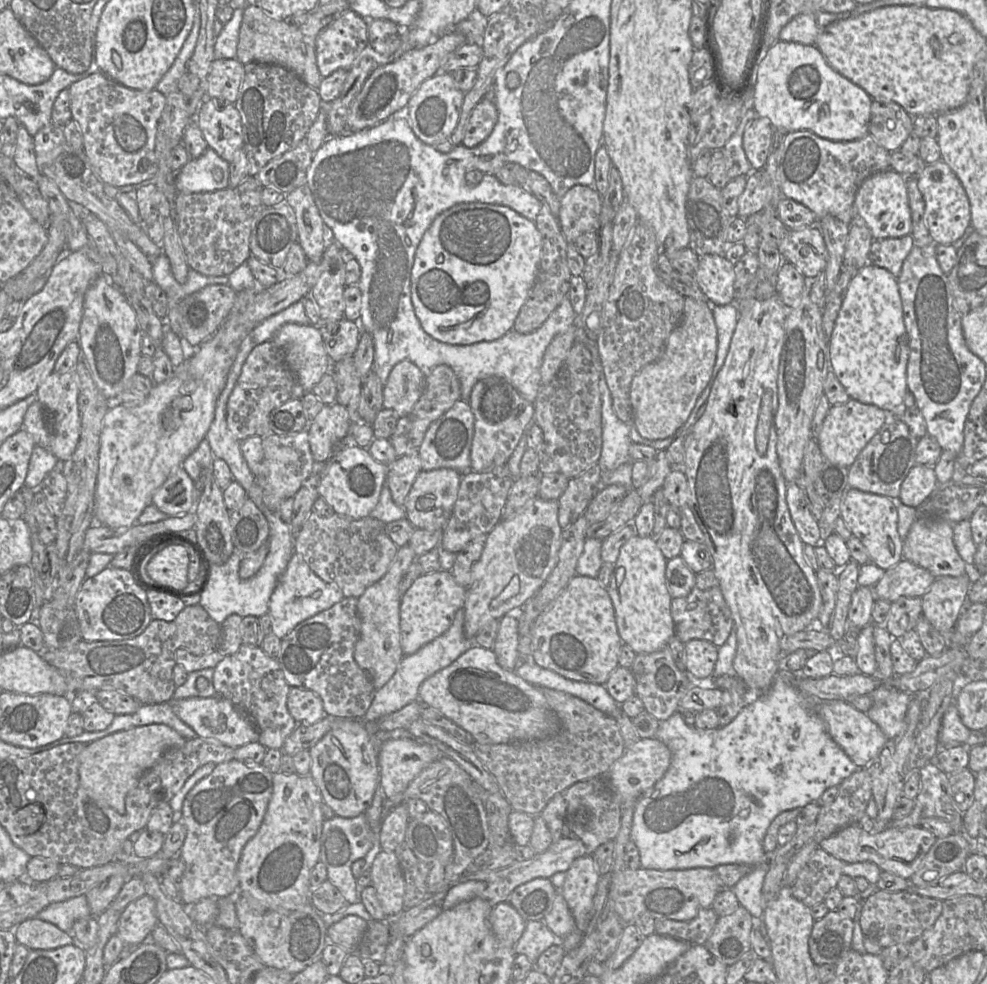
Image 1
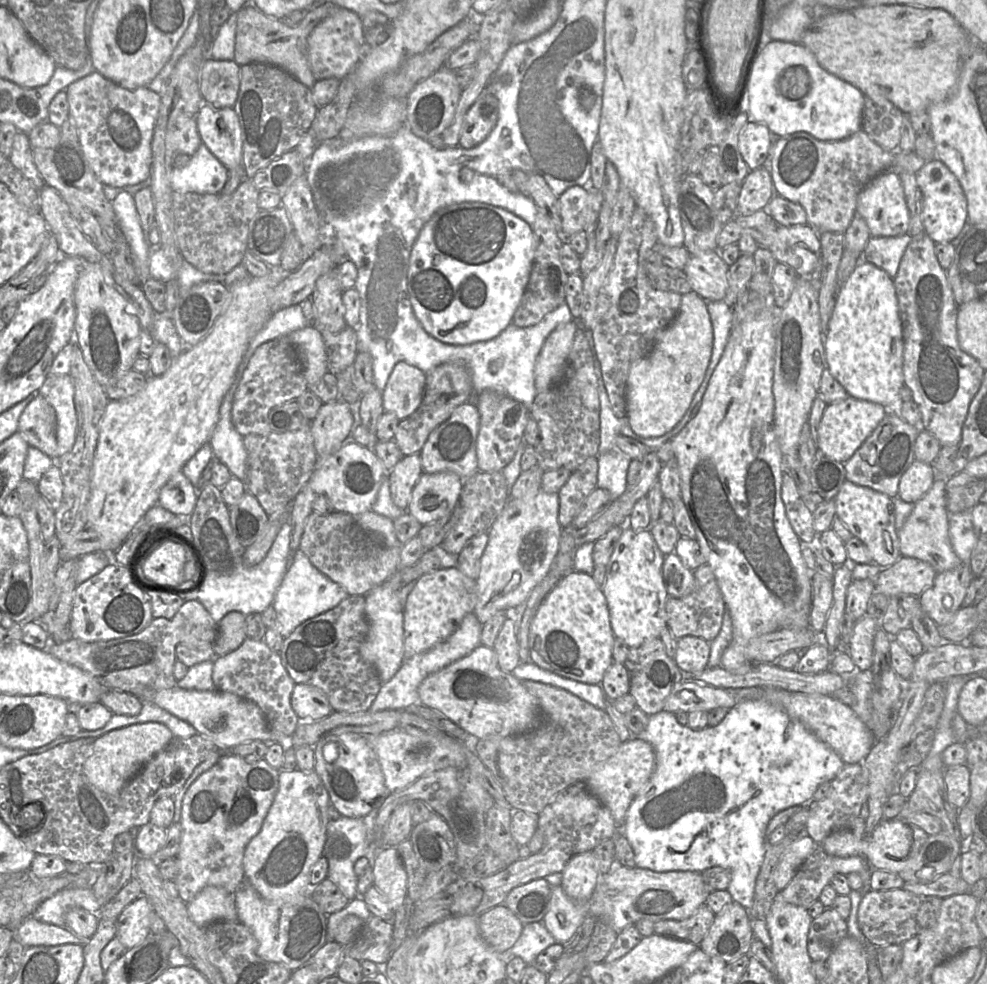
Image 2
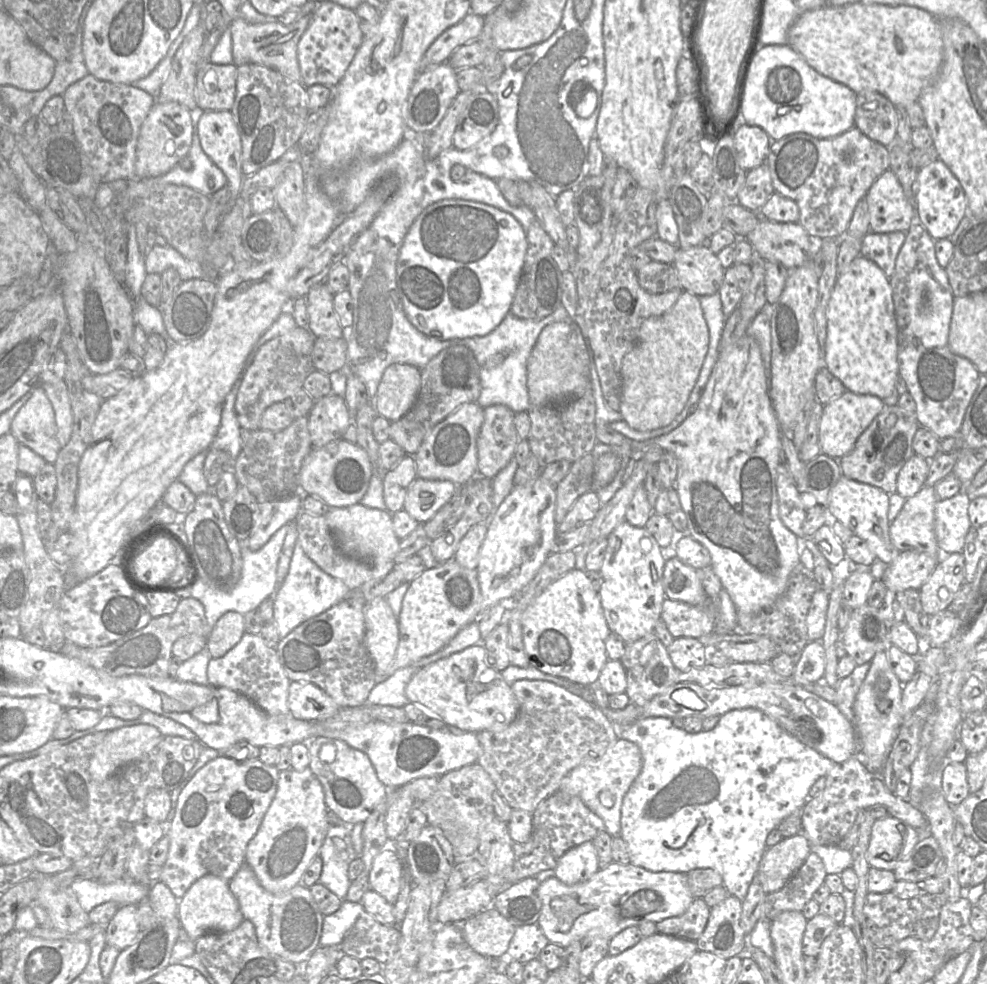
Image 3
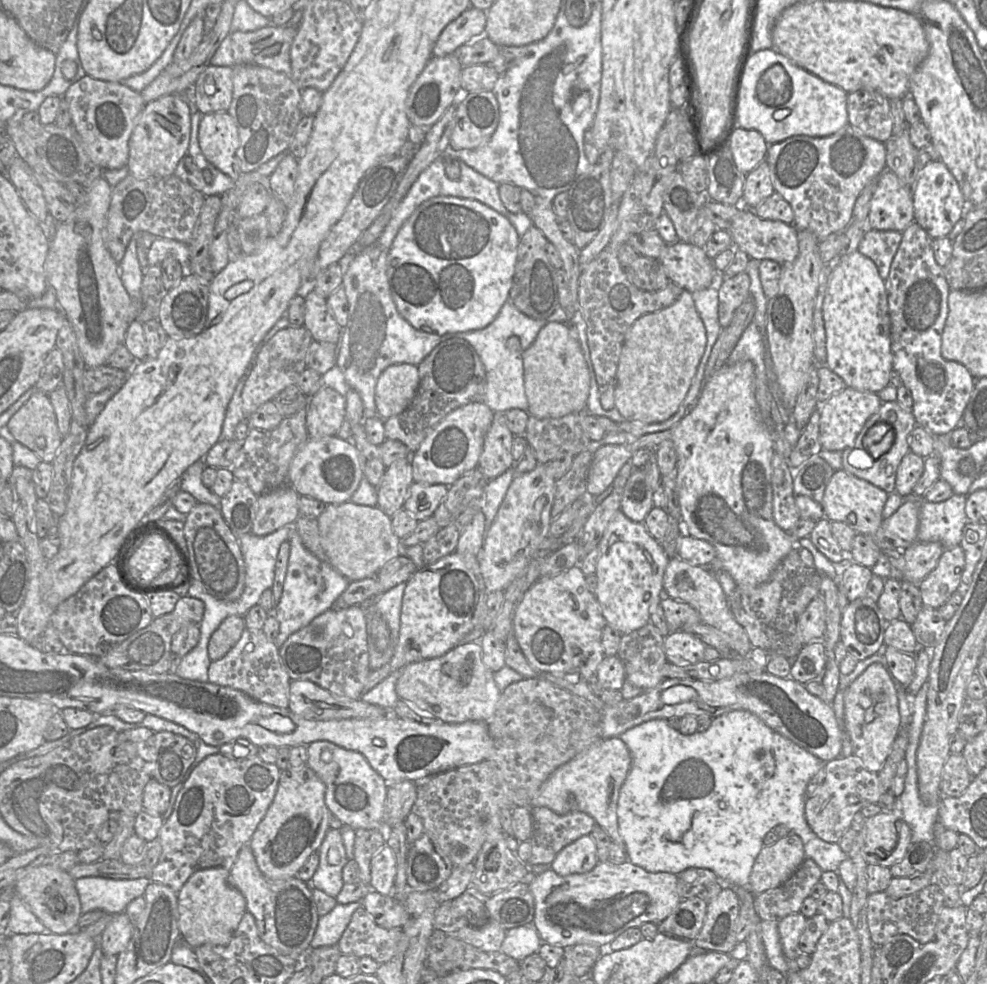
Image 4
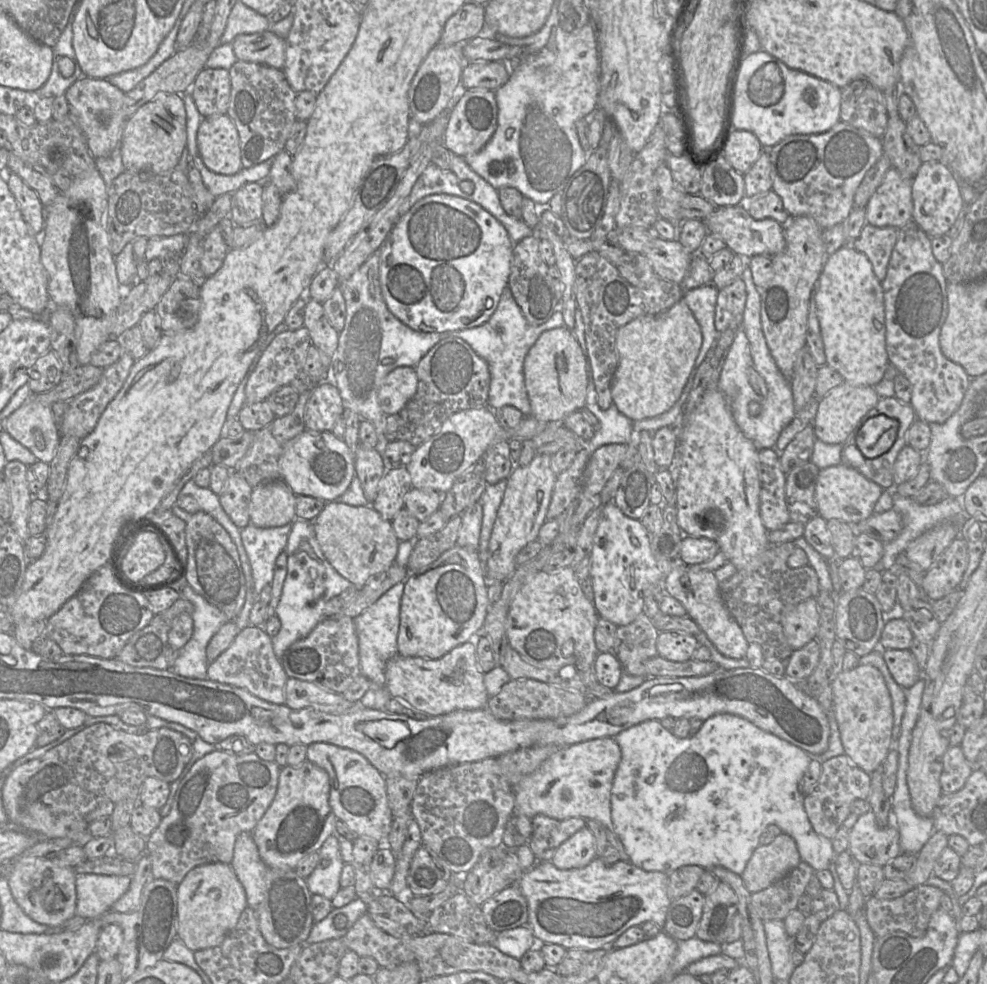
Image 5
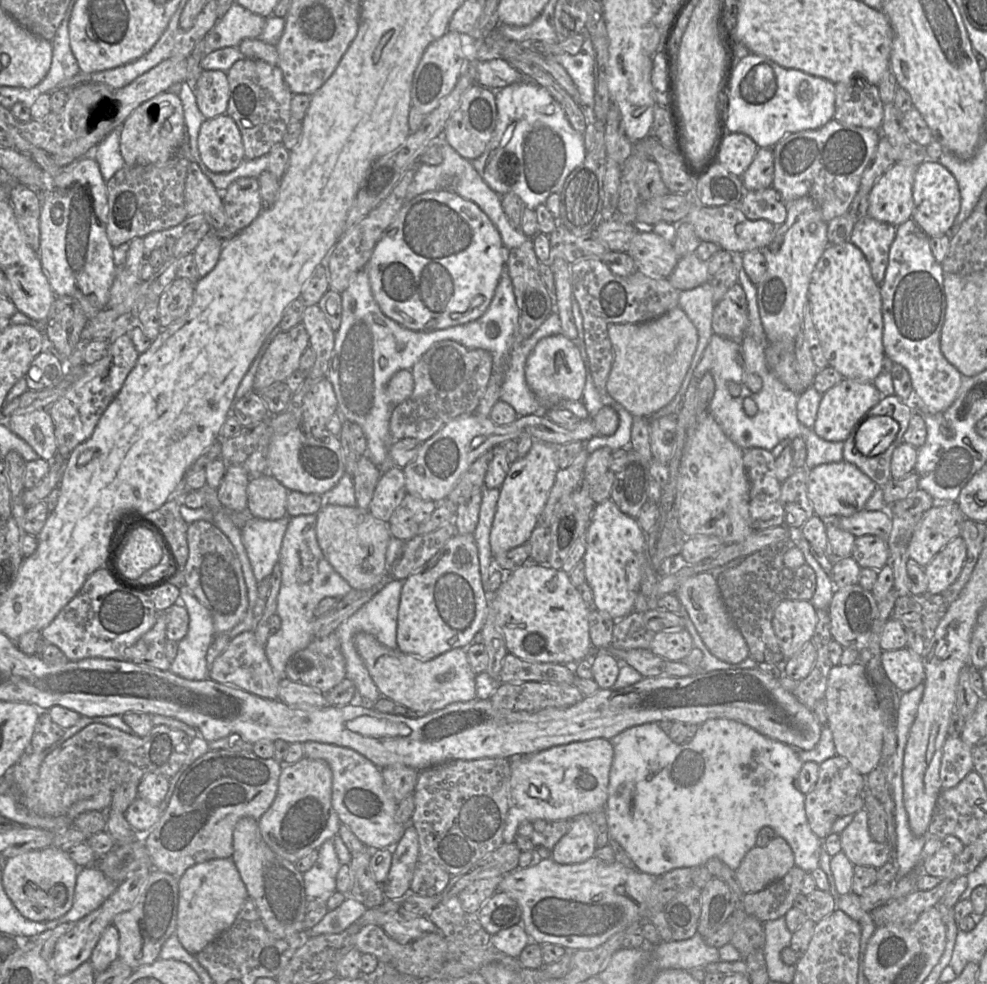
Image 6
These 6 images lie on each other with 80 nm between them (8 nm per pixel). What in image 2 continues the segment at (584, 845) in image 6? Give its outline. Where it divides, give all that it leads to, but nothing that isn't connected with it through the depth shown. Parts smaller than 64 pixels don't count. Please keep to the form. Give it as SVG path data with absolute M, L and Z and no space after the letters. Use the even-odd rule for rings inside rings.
M593 851L574 855L562 871L561 888L574 901L585 901L599 879L597 860Z

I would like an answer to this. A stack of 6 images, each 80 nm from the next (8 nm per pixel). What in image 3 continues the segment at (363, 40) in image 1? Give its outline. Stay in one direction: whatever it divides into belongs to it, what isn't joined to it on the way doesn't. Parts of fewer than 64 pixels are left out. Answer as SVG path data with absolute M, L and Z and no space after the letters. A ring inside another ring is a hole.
M332 1L319 2L312 13L312 21L298 43L298 61L302 84L307 88L322 84L334 89L341 81L362 44L359 20L354 10Z

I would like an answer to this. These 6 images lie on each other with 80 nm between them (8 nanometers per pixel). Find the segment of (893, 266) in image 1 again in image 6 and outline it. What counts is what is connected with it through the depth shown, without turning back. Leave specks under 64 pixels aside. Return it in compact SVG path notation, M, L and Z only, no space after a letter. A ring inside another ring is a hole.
M868 215L858 220L850 242L865 256L874 281L880 285L885 277L889 250L896 236L894 225L879 222Z

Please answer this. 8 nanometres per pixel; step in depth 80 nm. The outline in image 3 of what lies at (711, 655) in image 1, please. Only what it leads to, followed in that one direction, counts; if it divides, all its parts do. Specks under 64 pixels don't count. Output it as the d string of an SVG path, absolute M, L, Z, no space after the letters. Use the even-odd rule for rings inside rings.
M675 638L667 647L670 659L679 671L701 668L706 664L706 647L698 638Z

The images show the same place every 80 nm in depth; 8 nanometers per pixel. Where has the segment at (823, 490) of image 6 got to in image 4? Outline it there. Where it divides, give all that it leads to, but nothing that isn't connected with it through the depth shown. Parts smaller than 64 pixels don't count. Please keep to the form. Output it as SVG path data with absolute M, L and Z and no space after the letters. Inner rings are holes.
M843 469L836 470L824 492L822 508L824 517L831 522L842 522L856 533L873 537L881 526L882 511L888 498L881 488L860 479Z

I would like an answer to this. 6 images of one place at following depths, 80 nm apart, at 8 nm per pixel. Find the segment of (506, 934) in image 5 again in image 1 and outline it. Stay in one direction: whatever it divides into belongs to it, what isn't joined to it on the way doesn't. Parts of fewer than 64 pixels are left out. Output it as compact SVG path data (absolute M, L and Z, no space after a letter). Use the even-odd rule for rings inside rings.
M543 920L527 921L520 939L513 946L515 954L523 954L535 963L538 957L558 942Z

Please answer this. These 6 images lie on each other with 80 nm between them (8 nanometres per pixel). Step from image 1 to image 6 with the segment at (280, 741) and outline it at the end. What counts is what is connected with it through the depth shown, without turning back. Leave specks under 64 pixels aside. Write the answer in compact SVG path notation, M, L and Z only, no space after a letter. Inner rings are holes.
M246 631L230 640L225 650L217 656L209 669L210 679L236 686L263 698L277 700L281 679L278 679L266 657L265 649L258 644L254 631Z

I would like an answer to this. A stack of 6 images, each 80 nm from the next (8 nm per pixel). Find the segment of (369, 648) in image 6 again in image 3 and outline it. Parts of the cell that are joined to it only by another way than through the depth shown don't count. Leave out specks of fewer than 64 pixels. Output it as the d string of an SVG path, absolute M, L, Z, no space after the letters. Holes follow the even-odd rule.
M476 644L420 668L406 686L409 702L463 732L504 730L517 718L519 703L501 673L486 664L486 655L483 644Z

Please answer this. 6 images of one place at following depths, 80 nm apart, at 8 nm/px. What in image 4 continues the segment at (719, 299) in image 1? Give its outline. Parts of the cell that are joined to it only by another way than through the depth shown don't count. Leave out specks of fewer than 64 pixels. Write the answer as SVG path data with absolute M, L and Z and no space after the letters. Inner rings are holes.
M677 241L667 244L658 259L671 282L689 292L713 286L719 272L704 247Z

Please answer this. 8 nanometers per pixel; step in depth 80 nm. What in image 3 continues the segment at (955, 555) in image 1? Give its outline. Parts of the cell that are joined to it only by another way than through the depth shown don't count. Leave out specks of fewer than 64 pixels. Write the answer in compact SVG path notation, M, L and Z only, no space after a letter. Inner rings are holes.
M924 486L905 500L901 511L889 526L890 540L898 551L915 550L935 558L942 557L934 532L937 501L932 486Z

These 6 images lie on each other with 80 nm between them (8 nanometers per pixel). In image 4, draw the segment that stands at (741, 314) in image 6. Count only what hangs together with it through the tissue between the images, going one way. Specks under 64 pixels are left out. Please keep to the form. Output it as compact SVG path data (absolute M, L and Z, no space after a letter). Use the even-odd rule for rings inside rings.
M746 271L724 278L718 288L718 321L726 328L735 310L749 297L750 277Z

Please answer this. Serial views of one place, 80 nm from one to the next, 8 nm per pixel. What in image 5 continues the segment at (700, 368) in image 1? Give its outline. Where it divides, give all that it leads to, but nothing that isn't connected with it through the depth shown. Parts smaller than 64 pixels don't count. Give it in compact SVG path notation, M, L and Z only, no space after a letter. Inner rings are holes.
M683 298L663 312L638 317L622 326L616 335L618 366L611 386L619 412L639 421L668 411L680 398L701 345L701 328Z

